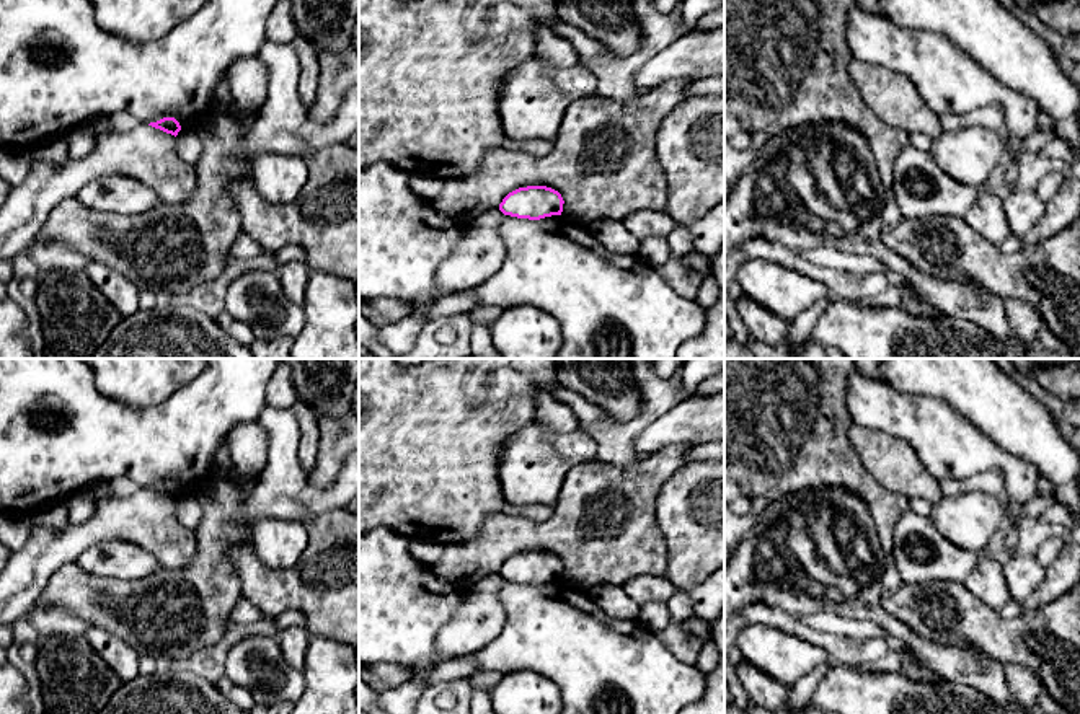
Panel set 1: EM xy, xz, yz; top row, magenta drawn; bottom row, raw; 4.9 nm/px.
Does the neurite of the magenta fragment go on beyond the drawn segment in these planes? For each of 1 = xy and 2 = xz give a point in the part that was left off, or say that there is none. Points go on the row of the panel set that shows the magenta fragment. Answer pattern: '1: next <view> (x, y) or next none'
1: next none
2: next none

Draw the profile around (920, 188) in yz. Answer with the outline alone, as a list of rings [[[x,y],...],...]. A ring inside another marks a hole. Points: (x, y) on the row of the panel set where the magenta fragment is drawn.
[[[912,145],[904,147],[894,163],[891,196],[902,218],[964,217],[982,189],[954,181],[936,165],[930,152]]]

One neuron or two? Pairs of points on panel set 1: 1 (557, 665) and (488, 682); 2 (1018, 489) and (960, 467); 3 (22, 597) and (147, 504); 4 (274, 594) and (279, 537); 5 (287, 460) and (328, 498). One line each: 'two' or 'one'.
1: two
2: one
3: one
4: two
5: one

